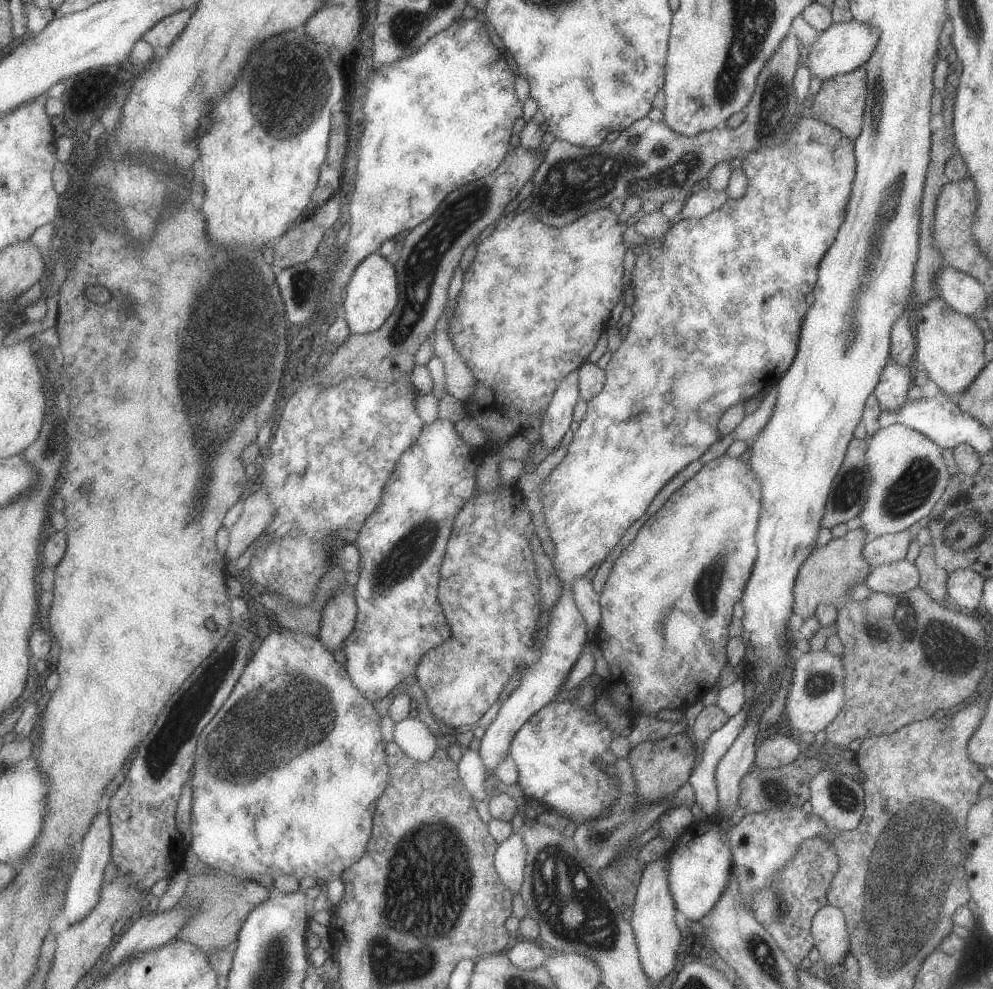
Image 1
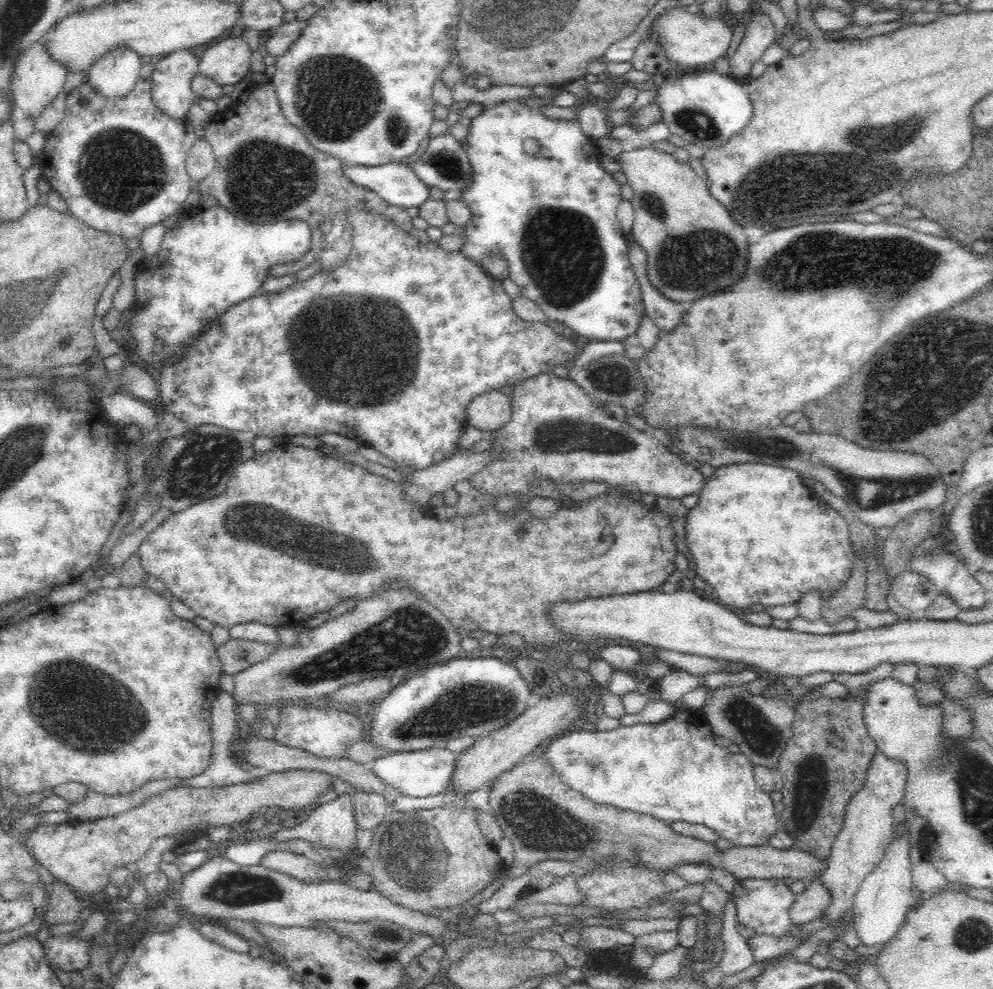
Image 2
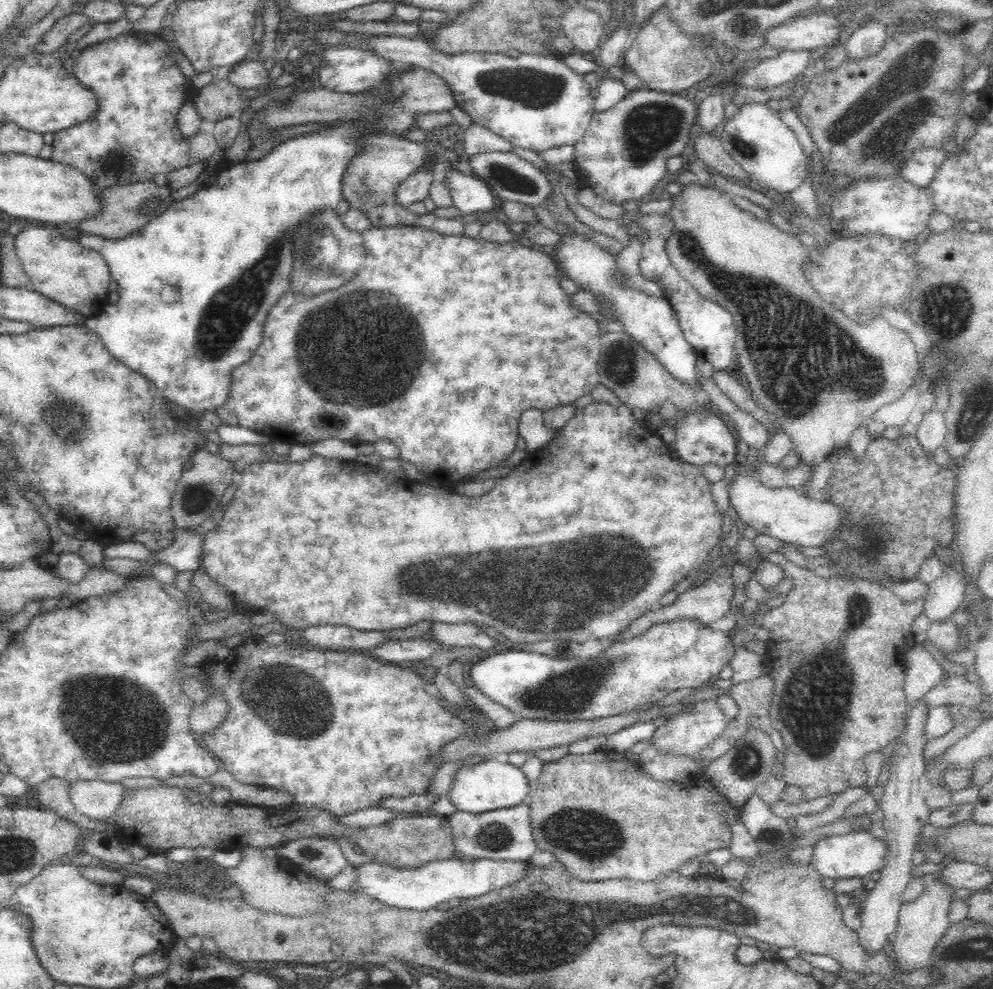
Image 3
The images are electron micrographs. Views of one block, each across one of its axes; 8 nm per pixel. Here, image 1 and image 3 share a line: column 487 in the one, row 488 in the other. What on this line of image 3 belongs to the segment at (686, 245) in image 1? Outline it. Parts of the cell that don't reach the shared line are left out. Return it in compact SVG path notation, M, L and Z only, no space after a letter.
M741 471L728 487L728 492L730 504L736 508L744 524L753 526L758 534L763 533L786 543L806 547L822 546L822 542L837 523L837 510L830 502L789 488L768 490L760 486L754 476L750 477Z

